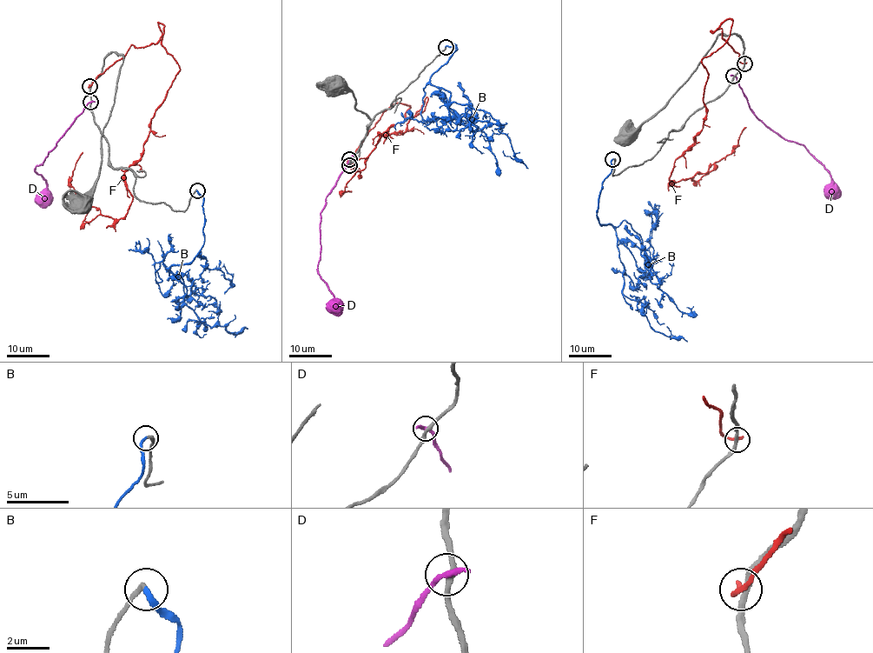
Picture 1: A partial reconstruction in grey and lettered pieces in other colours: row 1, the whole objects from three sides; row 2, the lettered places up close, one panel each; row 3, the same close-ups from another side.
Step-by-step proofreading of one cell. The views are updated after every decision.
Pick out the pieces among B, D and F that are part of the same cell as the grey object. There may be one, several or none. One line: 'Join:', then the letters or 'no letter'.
Join: B

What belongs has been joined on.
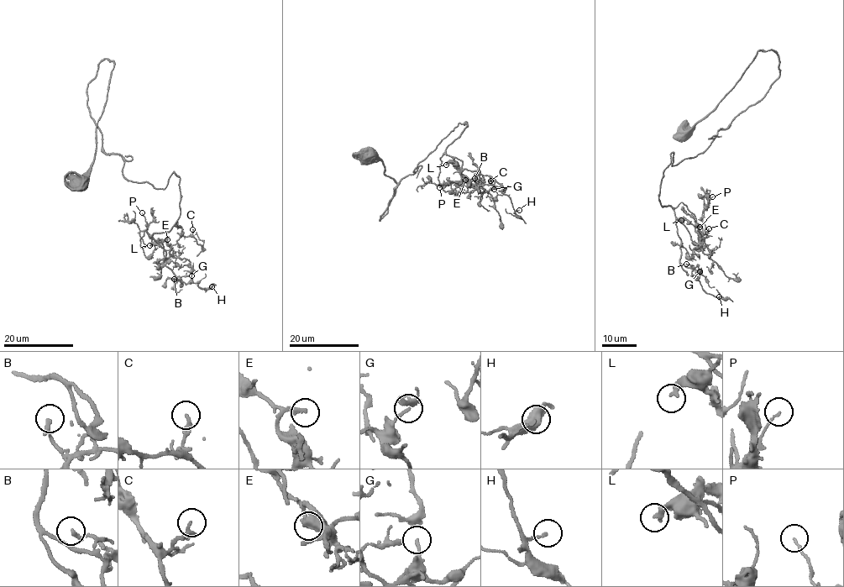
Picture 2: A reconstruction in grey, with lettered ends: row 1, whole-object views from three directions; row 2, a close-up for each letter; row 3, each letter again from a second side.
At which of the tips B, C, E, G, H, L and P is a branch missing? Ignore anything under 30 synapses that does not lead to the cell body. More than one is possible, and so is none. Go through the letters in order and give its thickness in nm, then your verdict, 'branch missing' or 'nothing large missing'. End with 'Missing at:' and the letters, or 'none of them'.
B: calibre 200 nm; nothing large missing
C: calibre 240 nm; nothing large missing
E: calibre 200 nm; branch missing
G: calibre 90 nm; nothing large missing
H: calibre 120 nm; nothing large missing
L: calibre 240 nm; nothing large missing
P: calibre 100 nm; nothing large missing
Missing at: E

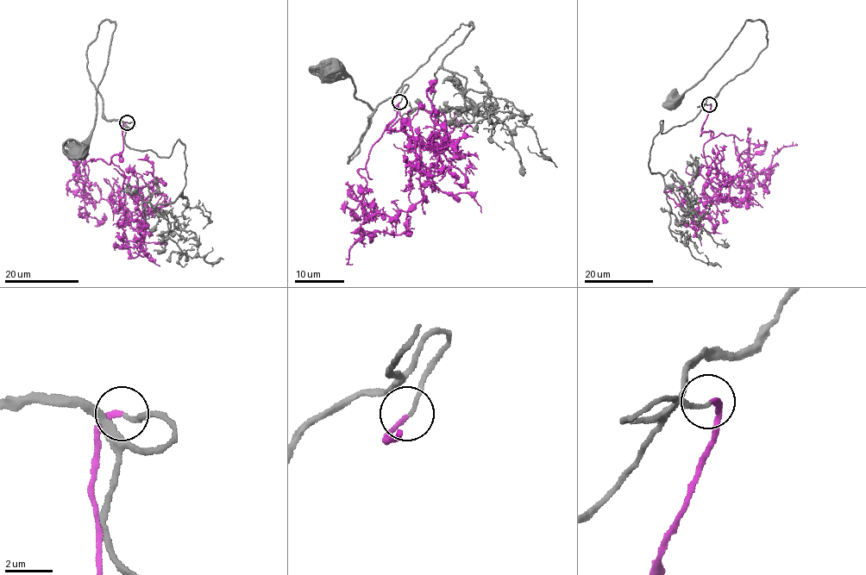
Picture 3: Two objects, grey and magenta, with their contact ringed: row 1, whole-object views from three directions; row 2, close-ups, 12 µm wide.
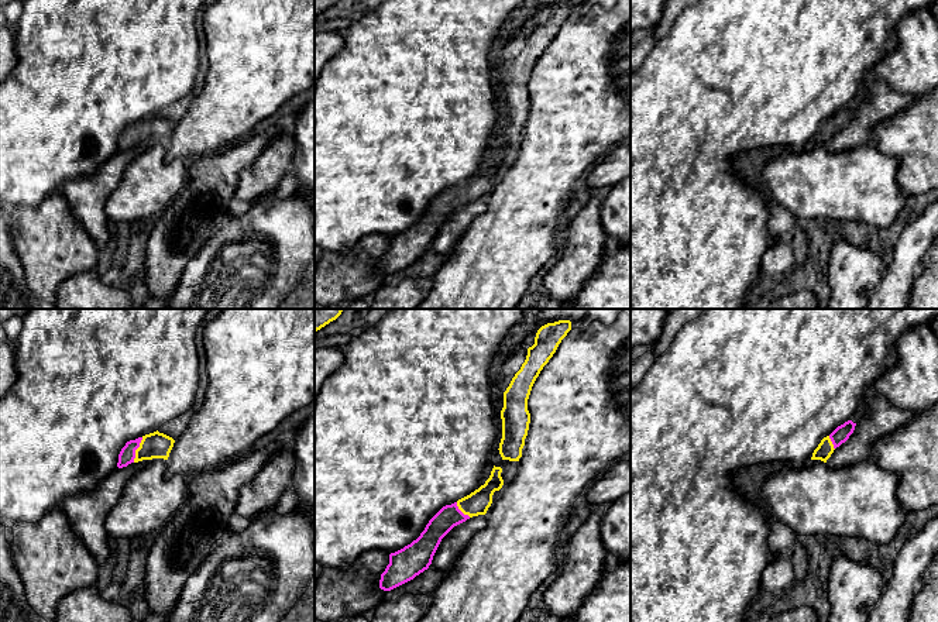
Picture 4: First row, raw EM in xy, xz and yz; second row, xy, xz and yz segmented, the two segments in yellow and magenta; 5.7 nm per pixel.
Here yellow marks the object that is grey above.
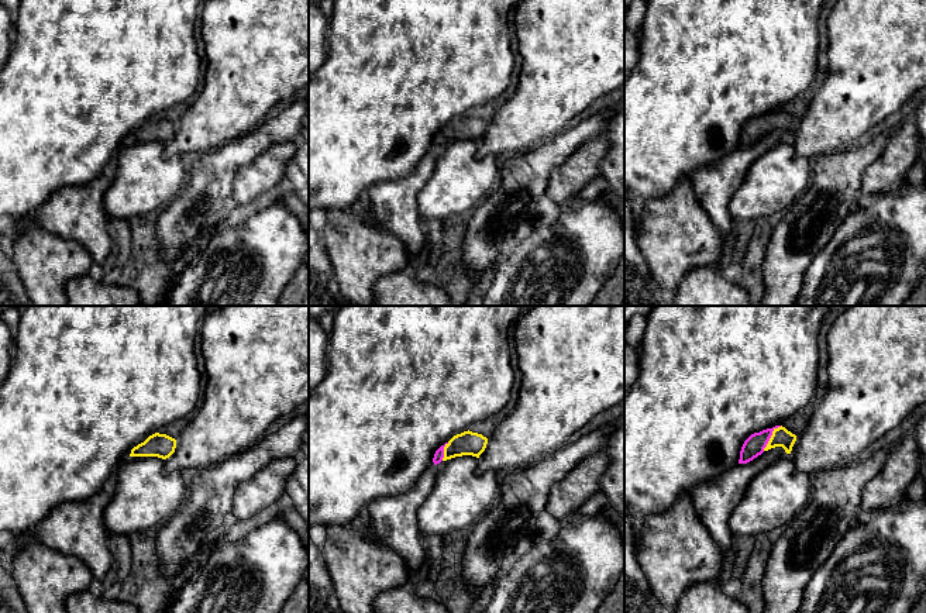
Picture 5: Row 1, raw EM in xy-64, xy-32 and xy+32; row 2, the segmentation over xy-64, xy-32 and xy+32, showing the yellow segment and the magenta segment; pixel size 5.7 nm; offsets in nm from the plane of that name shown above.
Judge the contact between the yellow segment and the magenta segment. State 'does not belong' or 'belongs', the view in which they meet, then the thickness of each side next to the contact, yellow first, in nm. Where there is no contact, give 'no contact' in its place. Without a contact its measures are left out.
belongs; contact in xy; calibres 150 and 90 nm

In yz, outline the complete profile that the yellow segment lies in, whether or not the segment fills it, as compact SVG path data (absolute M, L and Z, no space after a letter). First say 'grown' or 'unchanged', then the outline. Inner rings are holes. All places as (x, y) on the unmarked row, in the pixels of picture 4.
grown; M852 104L838 110L829 120L824 121L818 131L814 134L811 144L821 144L827 147L834 134L845 127L853 117L856 107Z

